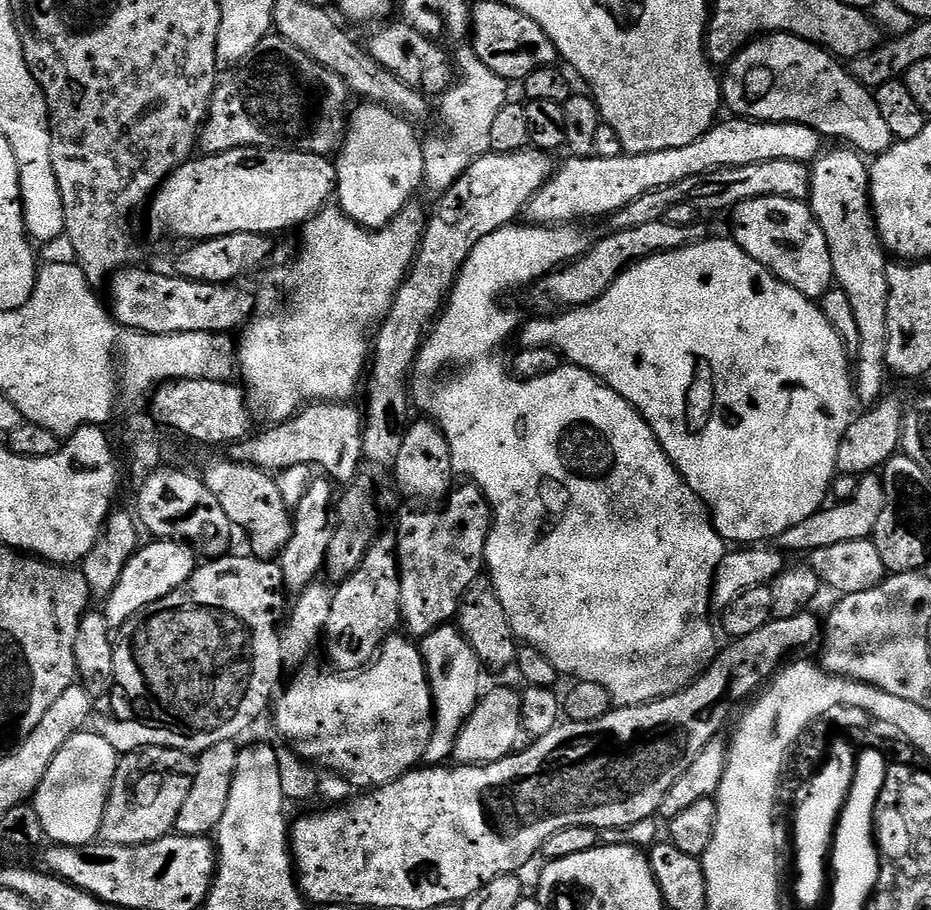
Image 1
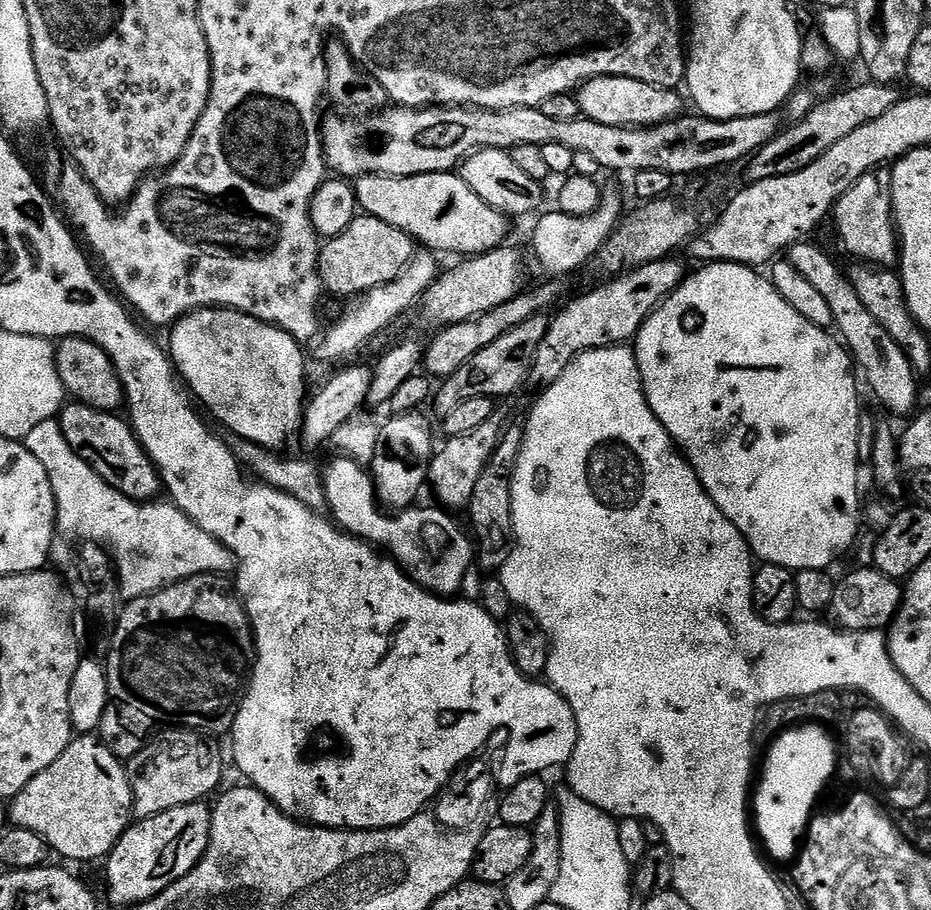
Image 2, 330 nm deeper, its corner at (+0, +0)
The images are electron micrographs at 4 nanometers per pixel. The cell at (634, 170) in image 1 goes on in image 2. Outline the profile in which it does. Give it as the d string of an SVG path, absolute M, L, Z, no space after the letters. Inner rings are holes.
M427 172L421 176L361 176L355 181L356 203L367 215L378 218L382 222L390 222L390 226L398 226L413 241L425 244L425 249L433 253L453 252L456 258L481 256L490 250L501 247L508 236L509 217L494 210L470 186L466 186L463 175L451 172Z

